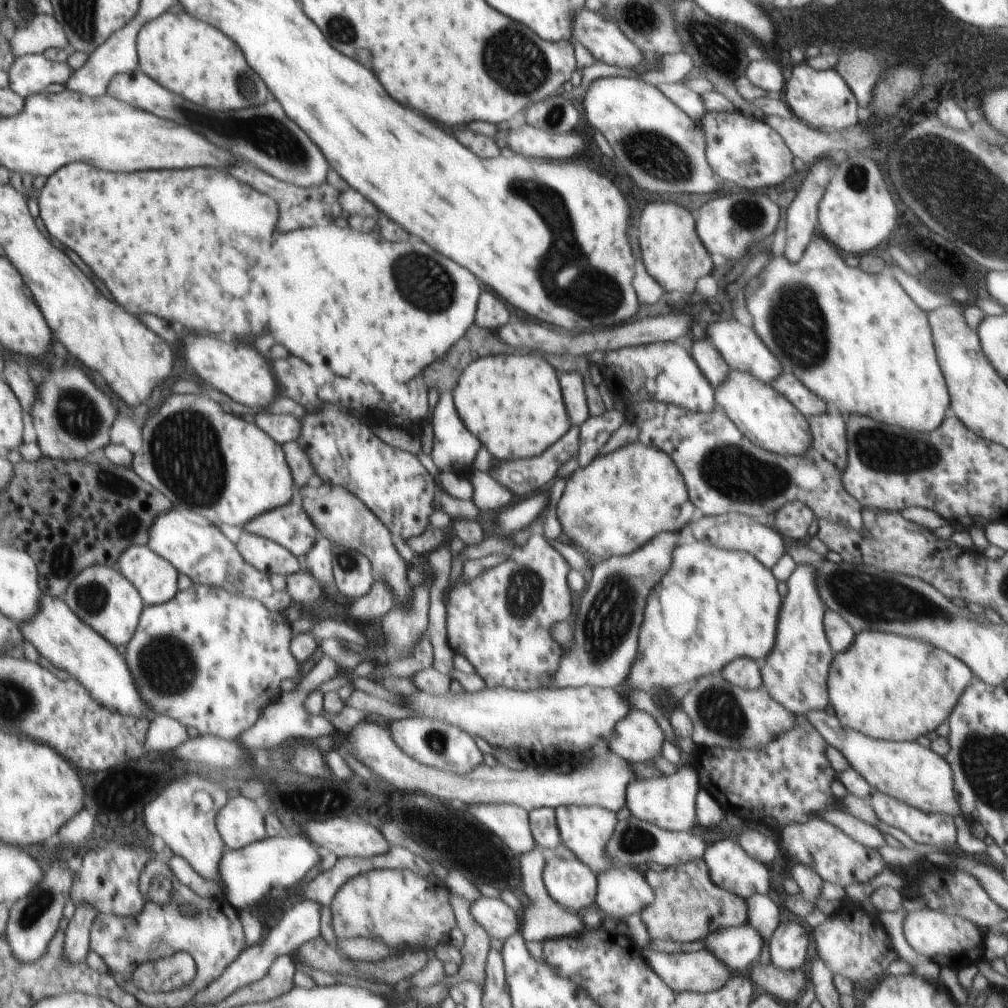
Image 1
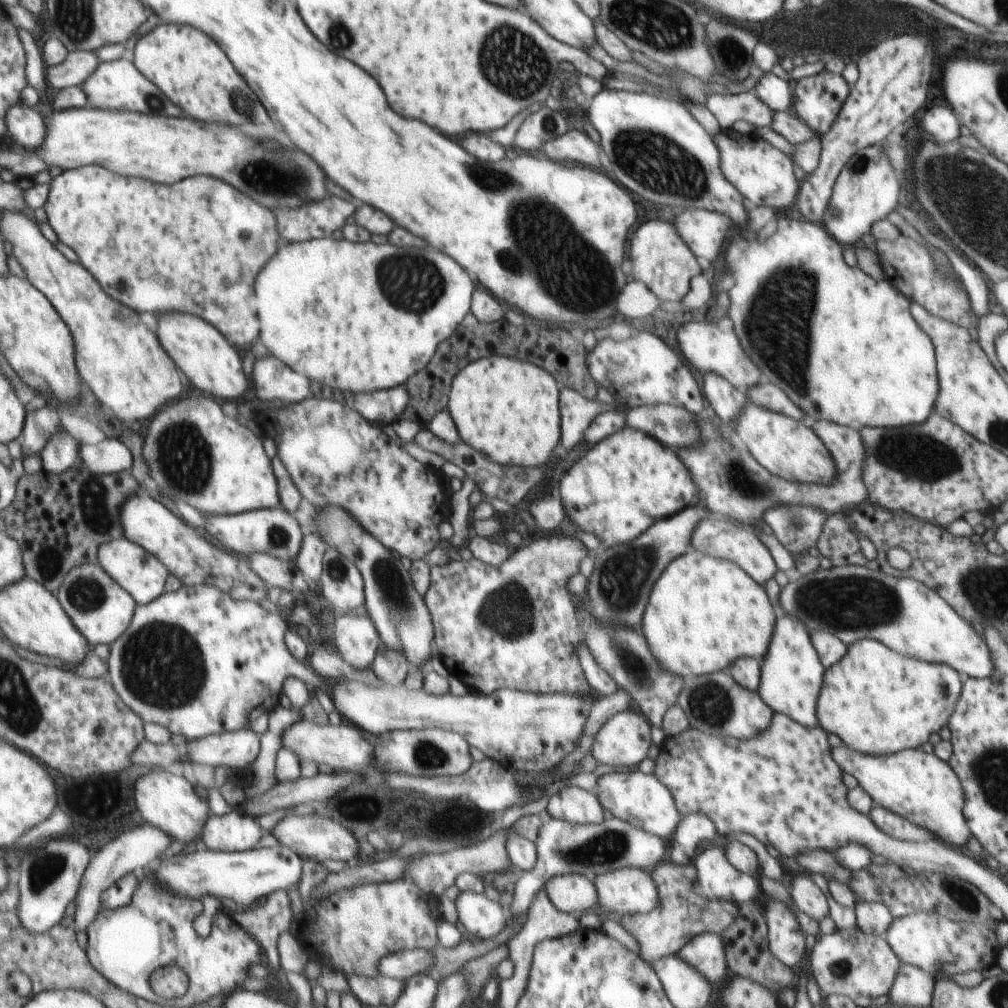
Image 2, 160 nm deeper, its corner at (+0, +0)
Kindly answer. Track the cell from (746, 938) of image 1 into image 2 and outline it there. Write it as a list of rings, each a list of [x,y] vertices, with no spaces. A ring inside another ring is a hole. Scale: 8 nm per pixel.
[[[702,933],[686,943],[677,956],[696,969],[711,984],[719,988],[722,980],[730,974],[725,961],[721,934]]]

